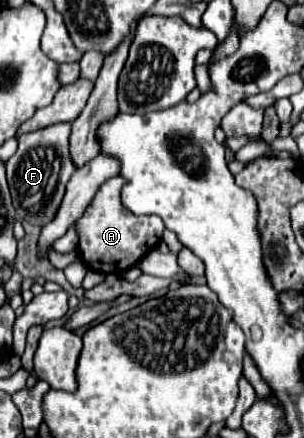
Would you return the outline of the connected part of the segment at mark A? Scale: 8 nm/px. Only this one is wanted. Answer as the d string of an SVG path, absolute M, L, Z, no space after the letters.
M119 176L107 180L99 188L95 200L91 202L91 208L87 208L83 218L75 224L79 236L77 250L81 254L83 264L89 270L101 274L121 274L135 266L143 256L157 248L165 230L165 224L163 220L159 220L159 216L131 216L131 212L127 212L127 208L123 208L121 204L121 186L123 180L119 180Z

